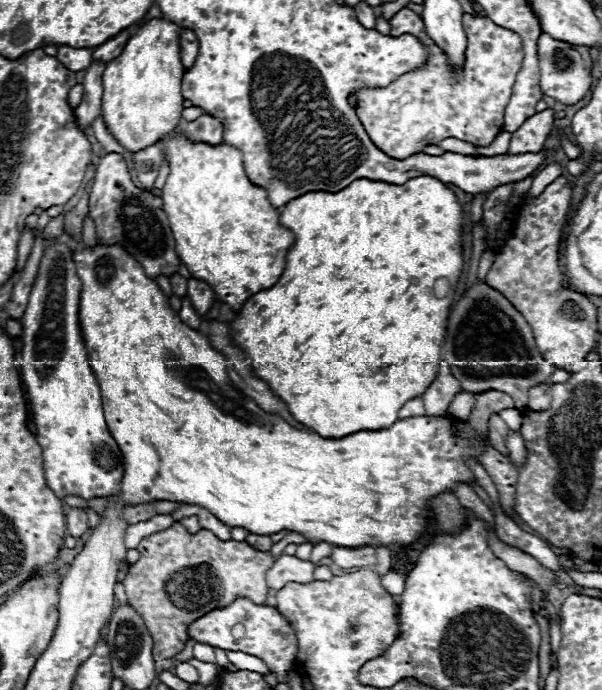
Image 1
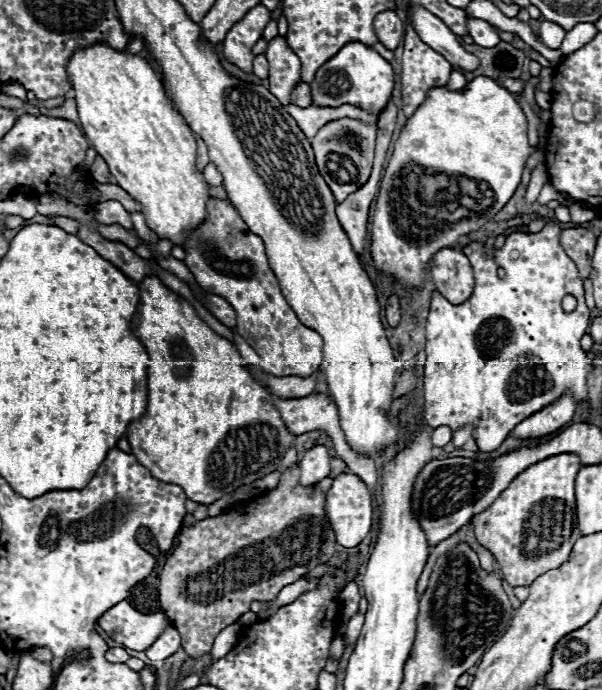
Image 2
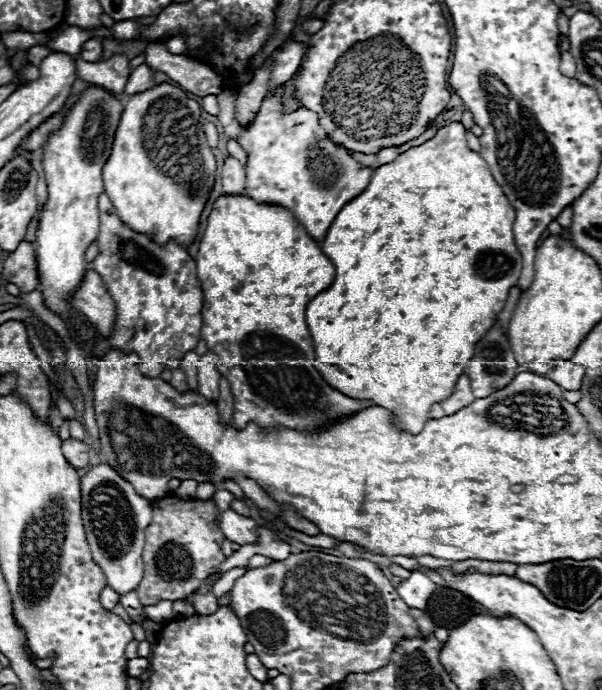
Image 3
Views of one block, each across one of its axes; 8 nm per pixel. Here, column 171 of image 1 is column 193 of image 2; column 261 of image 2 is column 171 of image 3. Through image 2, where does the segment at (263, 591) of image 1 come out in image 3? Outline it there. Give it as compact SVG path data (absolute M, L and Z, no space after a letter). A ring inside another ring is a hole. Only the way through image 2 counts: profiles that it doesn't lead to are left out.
M166 496L152 500L152 512L152 524L144 530L144 578L136 588L144 606L152 606L162 600L188 598L226 560L222 552L226 536L218 526L218 508L212 500L180 500L176 496Z

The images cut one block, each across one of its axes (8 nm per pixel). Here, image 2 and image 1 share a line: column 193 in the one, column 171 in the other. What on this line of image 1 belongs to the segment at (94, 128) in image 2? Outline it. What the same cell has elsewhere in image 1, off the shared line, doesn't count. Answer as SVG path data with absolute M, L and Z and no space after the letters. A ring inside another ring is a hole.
M182 130L164 136L158 144L162 144L164 158L170 166L170 174L160 198L162 210L170 220L176 240L176 254L194 278L208 282L222 302L230 304L232 310L238 310L246 298L278 282L284 270L284 256L292 246L294 236L290 230L278 224L278 212L270 204L266 190L248 180L242 166L242 152L238 148L224 142L218 146L192 142L182 134Z

